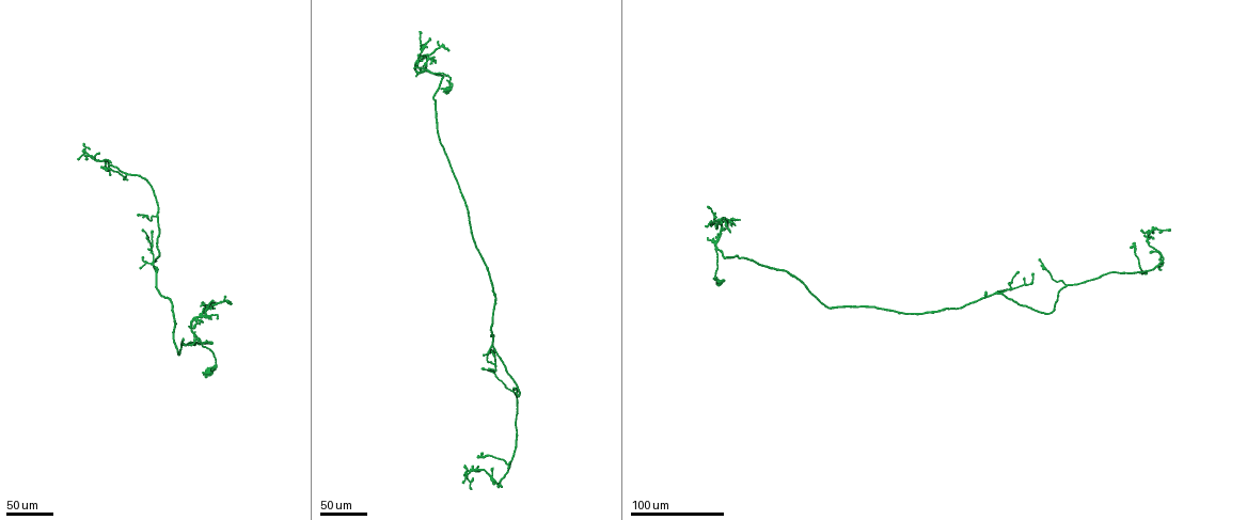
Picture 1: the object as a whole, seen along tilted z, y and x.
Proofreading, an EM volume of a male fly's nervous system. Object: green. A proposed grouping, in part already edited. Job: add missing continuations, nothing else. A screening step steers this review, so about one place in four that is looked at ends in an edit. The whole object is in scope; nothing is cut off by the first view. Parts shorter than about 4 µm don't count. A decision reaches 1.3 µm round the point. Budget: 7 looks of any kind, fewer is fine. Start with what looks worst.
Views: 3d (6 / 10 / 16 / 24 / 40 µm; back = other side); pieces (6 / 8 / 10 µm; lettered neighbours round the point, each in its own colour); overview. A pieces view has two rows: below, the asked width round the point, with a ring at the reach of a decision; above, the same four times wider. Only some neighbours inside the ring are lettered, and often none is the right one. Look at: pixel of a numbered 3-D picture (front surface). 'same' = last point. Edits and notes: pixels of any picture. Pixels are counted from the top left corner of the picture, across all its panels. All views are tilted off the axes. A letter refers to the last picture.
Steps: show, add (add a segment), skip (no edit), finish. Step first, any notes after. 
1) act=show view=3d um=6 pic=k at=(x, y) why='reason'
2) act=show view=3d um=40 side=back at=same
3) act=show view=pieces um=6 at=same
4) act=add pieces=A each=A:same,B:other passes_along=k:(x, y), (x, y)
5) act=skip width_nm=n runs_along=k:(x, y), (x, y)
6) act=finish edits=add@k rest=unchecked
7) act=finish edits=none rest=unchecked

act=show view=3d um=24 pic=1 at=(428, 64) why='tapers out'

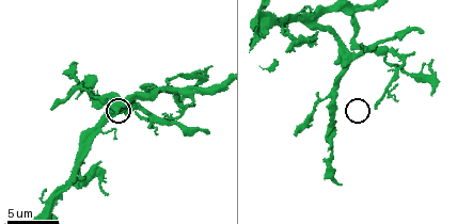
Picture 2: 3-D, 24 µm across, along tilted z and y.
act=show view=pieces um=6 pic=2 at=(136, 111)

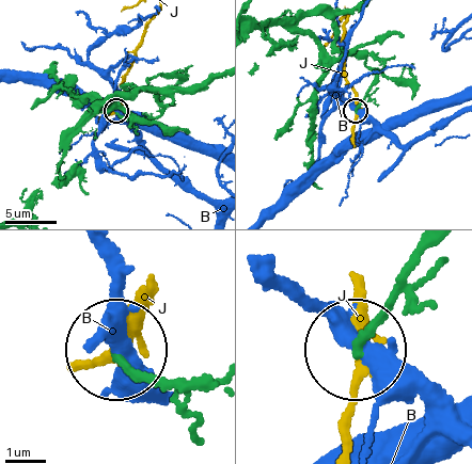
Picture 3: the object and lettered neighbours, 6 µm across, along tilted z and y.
act=skip each=B:other,J:other runs_along=3:(201, 378), (156, 377), (119, 353) found='none of them fits'

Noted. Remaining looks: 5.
act=show view=3d um=40 pic=1 at=(731, 232) why='long arm stops here'

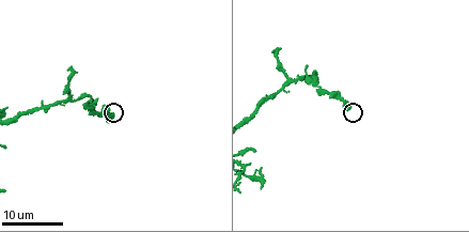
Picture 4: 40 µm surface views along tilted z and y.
act=show view=3d um=6 pic=4 at=(108, 122) why='zoom in'

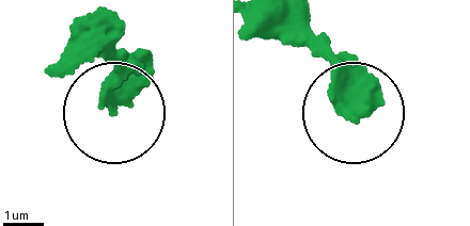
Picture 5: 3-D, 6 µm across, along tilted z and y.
act=show view=pieces um=10 pic=5 at=(361, 116) why='what lies round it'

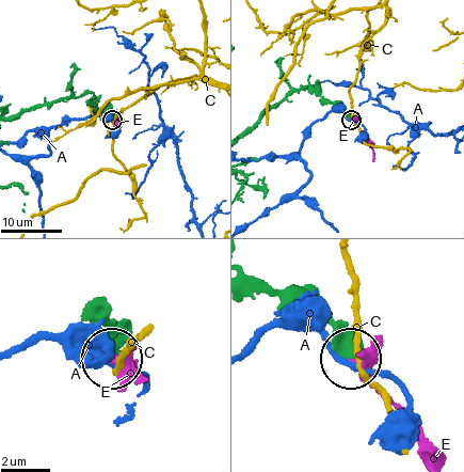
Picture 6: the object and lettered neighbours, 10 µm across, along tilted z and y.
act=add pieces=E width_nm=420 each=A:other,C:other,E:same found='it goes on there'

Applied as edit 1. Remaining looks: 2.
act=show view=3d um=24 pic=1 at=(90, 150) why='branch stops here'

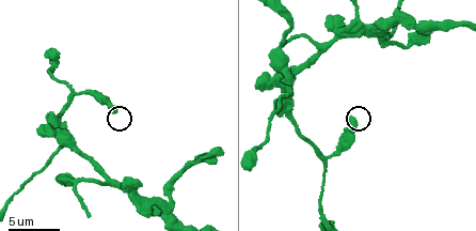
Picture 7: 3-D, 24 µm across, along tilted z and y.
act=show view=pieces um=6 pic=7 at=(352, 119)

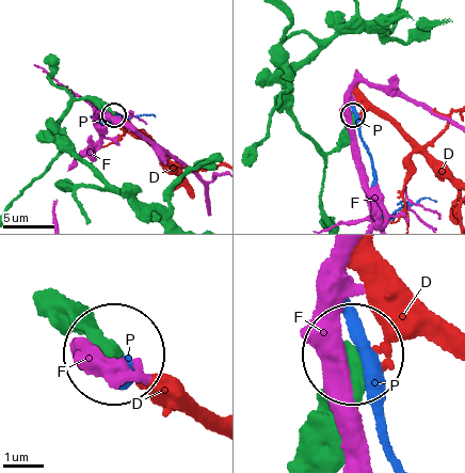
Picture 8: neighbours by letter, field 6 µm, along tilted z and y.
act=skip each=D:other,F:other,P:other runs_along=8:(309, 451), (355, 360) found='no lettered segment goes on from it'

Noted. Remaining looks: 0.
act=finish edits=add@6 rest=unchecked

